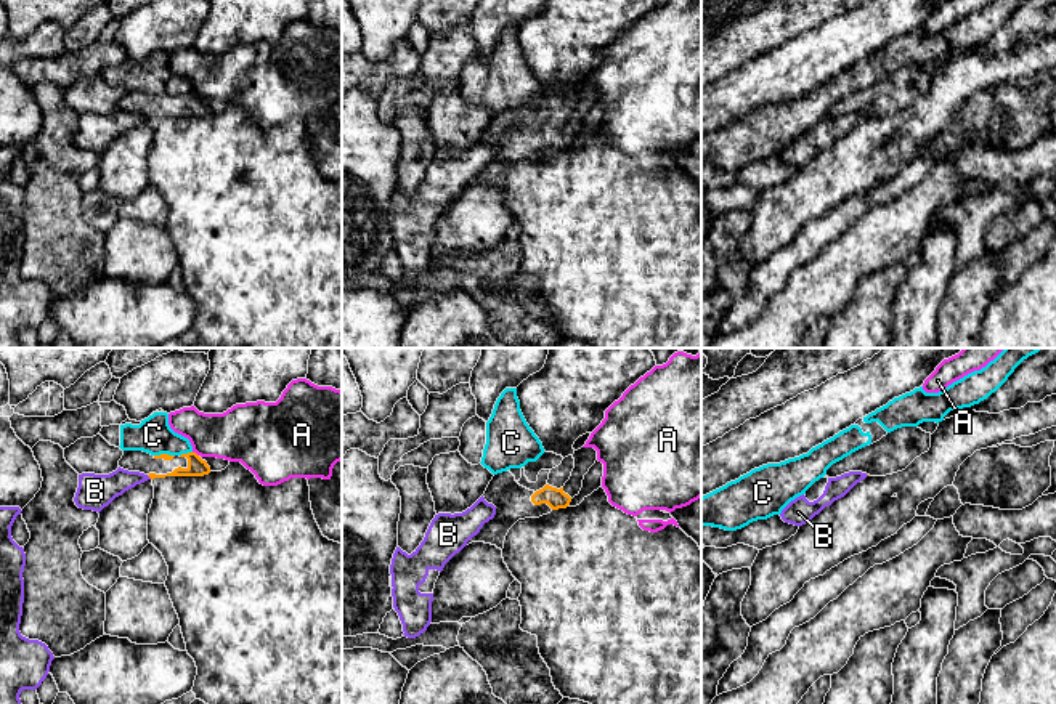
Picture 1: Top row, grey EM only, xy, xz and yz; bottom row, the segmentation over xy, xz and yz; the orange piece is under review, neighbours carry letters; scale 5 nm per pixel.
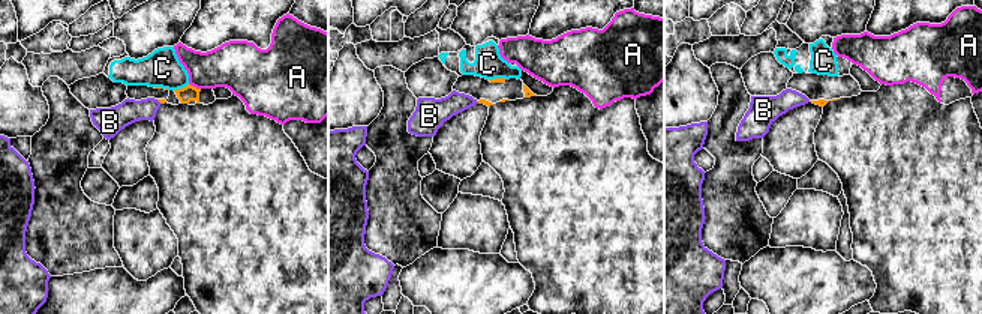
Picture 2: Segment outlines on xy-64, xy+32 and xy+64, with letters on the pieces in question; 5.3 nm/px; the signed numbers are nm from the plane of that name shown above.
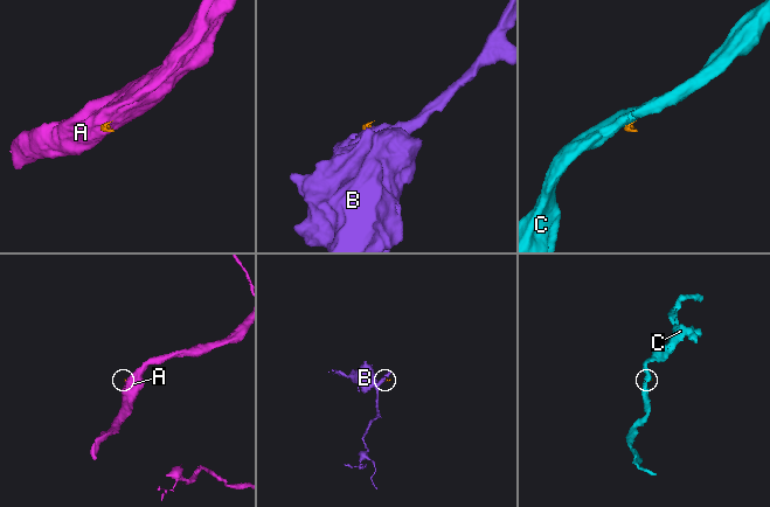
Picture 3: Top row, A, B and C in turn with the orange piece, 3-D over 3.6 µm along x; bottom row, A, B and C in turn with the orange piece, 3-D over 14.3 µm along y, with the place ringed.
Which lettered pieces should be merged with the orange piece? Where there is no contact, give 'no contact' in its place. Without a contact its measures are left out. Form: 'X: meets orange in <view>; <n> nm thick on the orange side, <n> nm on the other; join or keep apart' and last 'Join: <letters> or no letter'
A: meets orange in xy; 100 nm thick on the orange side, 280 nm on the other; keep apart
B: meets orange in xy; 100 nm thick on the orange side, 160 nm on the other; keep apart
C: meets orange in xy; 100 nm thick on the orange side, 180 nm on the other; keep apart
Join: no letter

